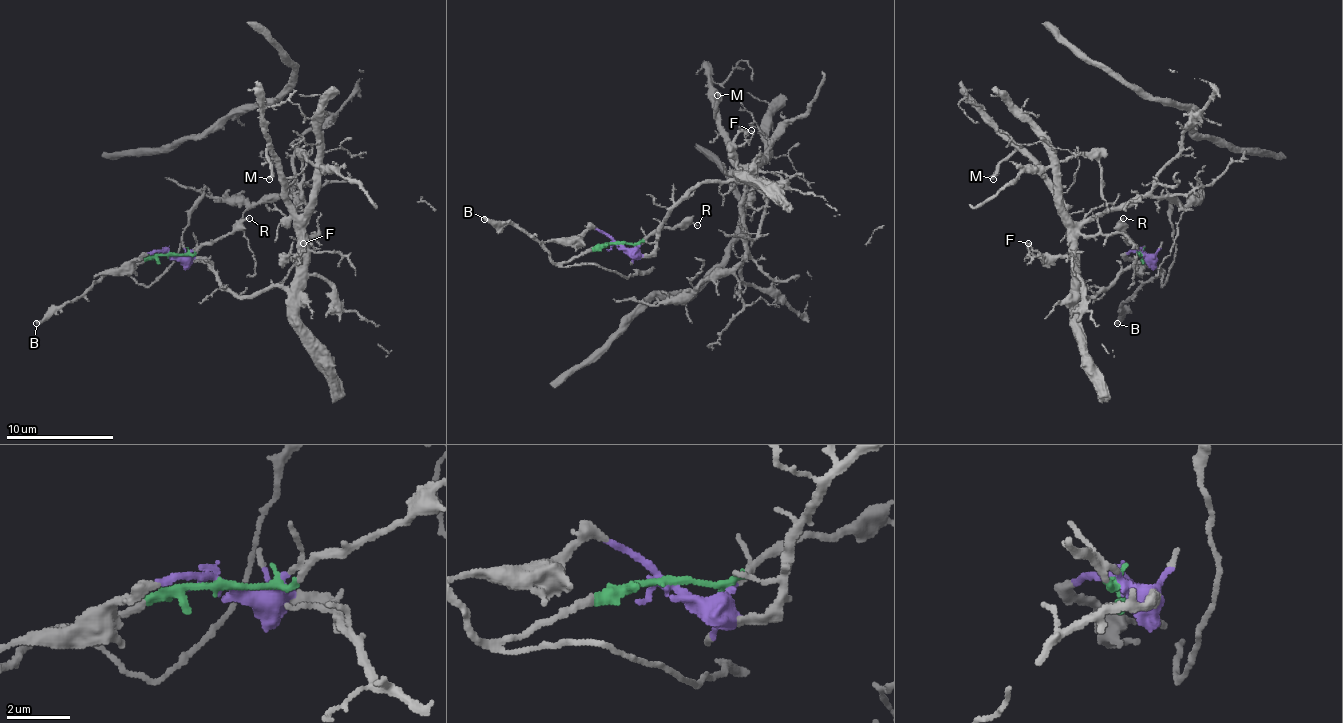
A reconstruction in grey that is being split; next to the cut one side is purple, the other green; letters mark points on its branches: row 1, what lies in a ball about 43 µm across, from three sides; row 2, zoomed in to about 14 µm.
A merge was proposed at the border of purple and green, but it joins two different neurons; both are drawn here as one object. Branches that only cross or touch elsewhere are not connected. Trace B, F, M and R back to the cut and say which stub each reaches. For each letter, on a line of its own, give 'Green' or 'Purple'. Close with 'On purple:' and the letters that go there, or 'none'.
B: Green
F: Purple
M: Purple
R: Green
On purple: F, M

